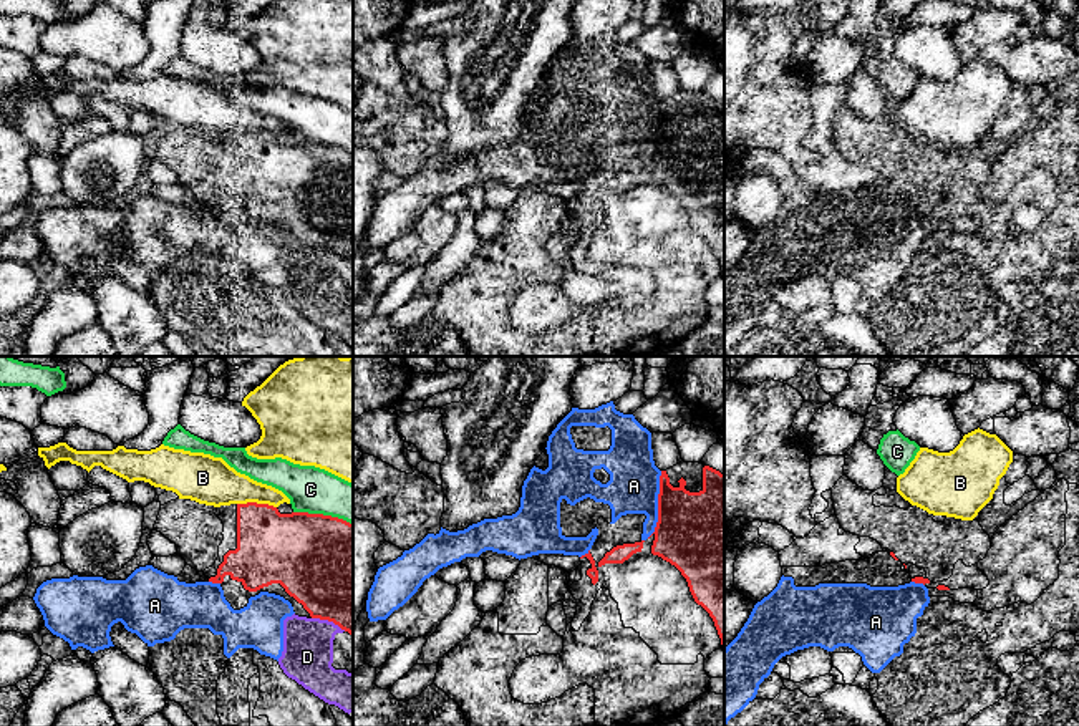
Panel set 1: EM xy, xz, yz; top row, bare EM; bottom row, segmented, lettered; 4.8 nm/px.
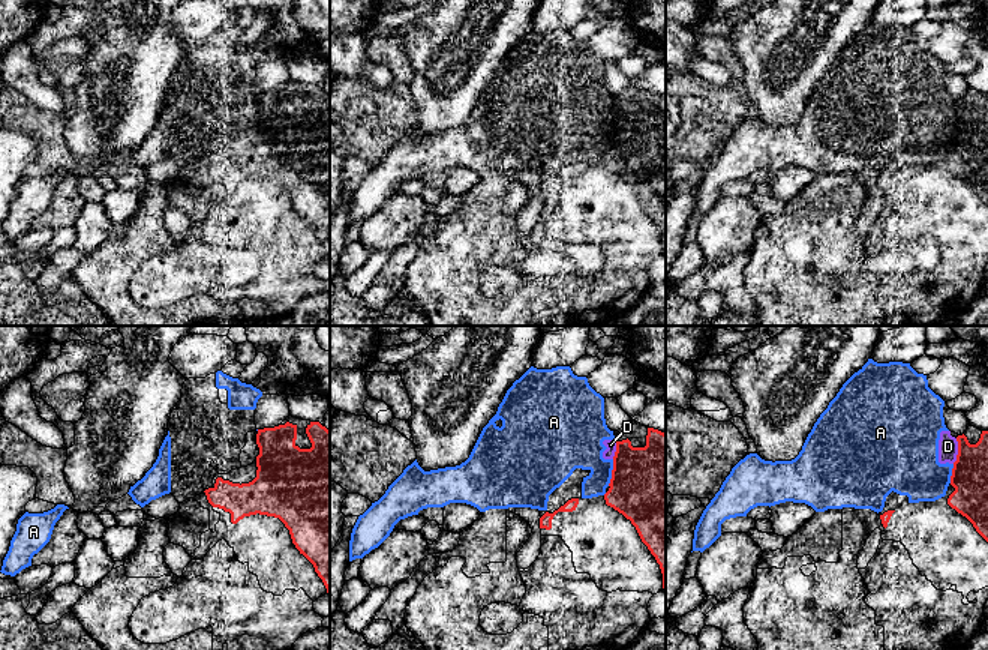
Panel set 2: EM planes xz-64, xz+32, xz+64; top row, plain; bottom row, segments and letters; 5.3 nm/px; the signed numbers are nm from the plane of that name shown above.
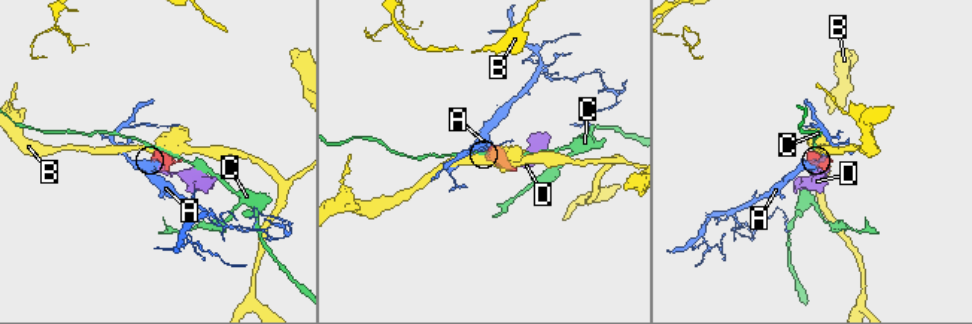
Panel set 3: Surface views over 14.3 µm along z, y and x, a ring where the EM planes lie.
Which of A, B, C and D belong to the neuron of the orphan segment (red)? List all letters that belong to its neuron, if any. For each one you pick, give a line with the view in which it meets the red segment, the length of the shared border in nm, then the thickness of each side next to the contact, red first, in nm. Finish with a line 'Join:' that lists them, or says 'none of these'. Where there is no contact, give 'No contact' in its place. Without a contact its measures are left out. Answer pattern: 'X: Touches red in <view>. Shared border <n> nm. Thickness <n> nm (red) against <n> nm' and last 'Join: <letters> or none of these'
Join: none of these

